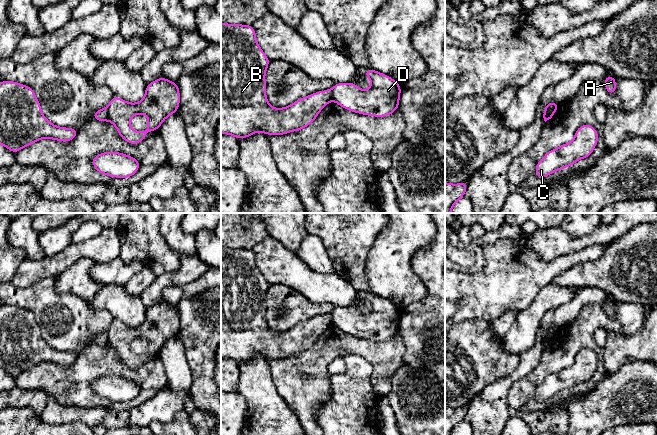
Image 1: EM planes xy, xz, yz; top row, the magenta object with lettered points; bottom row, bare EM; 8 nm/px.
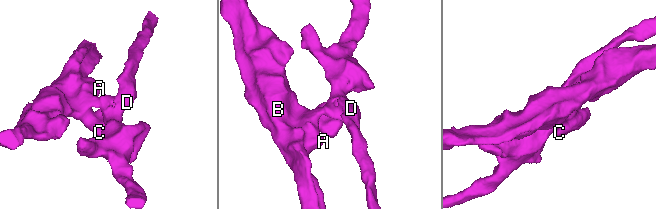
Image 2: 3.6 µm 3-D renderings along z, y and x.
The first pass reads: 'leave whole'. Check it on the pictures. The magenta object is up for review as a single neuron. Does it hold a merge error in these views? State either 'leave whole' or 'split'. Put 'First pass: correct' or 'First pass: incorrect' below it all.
split
First pass: incorrect

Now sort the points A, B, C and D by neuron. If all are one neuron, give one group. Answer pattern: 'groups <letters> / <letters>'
groups A B C / D

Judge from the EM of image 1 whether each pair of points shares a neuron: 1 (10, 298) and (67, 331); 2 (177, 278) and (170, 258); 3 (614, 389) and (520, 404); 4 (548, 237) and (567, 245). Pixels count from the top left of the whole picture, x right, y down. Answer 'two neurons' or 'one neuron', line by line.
1: one neuron
2: two neurons
3: two neurons
4: one neuron

